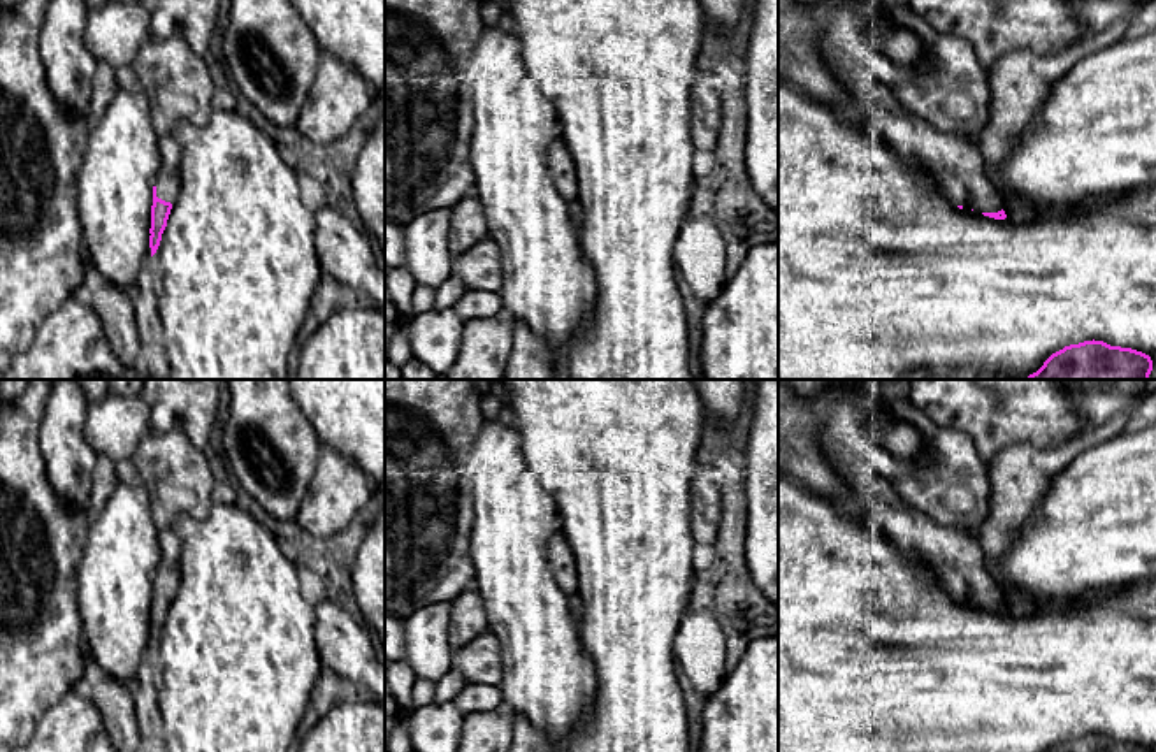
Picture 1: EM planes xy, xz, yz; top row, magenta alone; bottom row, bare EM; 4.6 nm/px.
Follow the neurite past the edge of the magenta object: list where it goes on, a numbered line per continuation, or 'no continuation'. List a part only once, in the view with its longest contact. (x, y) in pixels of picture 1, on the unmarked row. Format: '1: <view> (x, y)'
1: xy (167, 577)

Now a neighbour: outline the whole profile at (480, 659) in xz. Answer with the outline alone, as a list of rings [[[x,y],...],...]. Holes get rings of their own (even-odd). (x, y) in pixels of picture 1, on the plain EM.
[[[485,631],[452,655],[452,668],[467,682],[497,685],[502,678],[502,652],[499,640]]]

